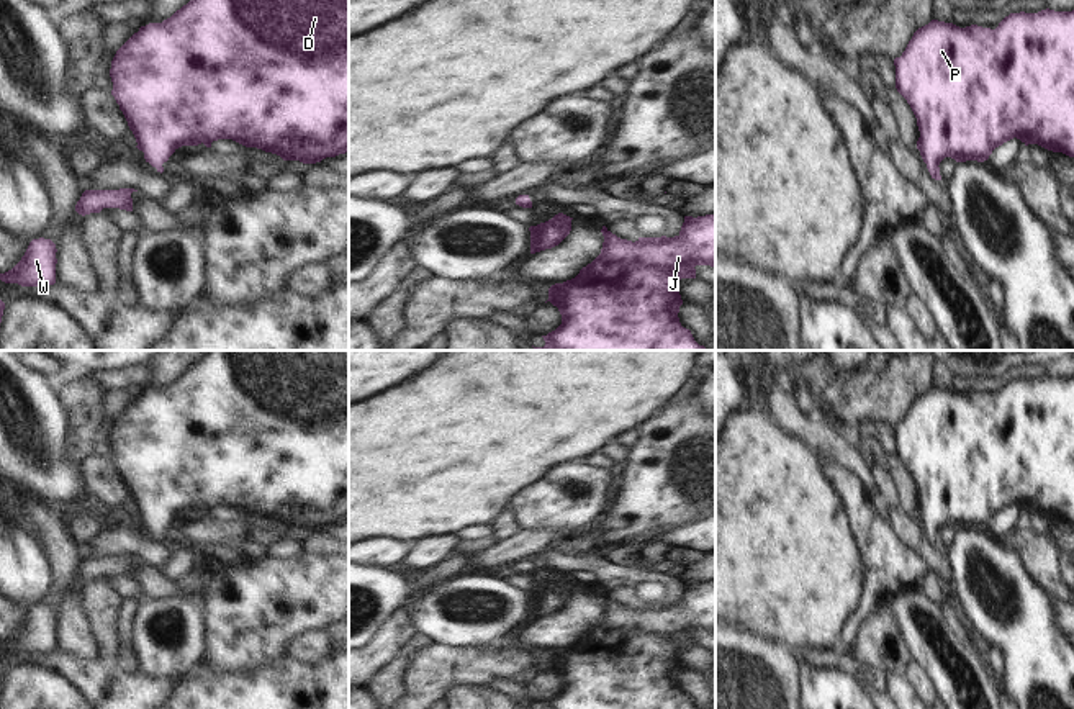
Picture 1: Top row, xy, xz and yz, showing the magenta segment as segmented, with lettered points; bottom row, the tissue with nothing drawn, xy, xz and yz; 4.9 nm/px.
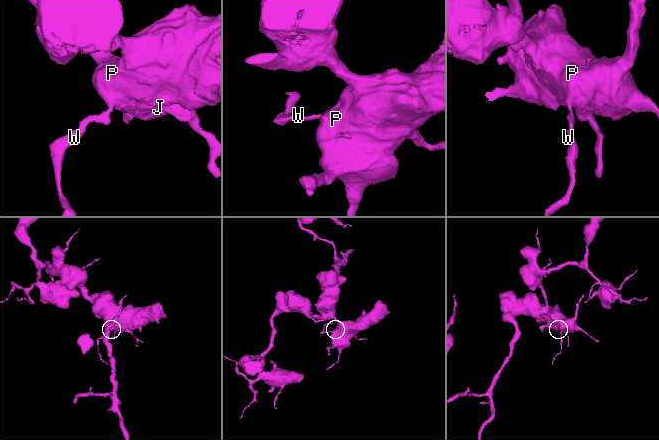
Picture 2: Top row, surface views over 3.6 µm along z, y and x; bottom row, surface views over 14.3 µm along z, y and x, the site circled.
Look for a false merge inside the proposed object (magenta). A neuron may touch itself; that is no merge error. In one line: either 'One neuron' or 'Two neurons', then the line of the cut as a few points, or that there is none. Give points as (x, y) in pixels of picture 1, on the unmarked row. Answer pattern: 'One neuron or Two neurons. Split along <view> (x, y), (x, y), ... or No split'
One neuron. No split.

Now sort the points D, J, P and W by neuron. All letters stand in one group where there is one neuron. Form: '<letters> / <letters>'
D J P W

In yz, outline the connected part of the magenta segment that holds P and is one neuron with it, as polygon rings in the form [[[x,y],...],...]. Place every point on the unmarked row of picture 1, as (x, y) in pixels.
[[[1046,375],[1038,380],[1010,380],[999,390],[995,396],[982,395],[977,391],[959,395],[953,390],[932,386],[928,391],[918,395],[914,400],[902,422],[894,426],[894,432],[896,455],[907,467],[917,485],[917,493],[920,498],[917,516],[920,517],[920,522],[927,531],[932,545],[941,547],[938,532],[945,524],[951,524],[956,529],[984,529],[989,526],[995,514],[1013,504],[1020,506],[1025,513],[1038,511],[1048,517],[1063,519],[1069,524],[1074,524],[1074,377],[1054,378]]]

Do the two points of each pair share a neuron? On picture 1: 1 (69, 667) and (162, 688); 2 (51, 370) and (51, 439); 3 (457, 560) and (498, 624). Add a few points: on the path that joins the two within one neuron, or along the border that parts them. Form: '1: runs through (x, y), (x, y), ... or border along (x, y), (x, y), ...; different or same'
1: runs through (92, 678), (110, 681), (117, 688), (139, 688); same
2: border along (27, 367), (41, 372), (49, 380); different
3: border along (460, 570), (428, 590); different

